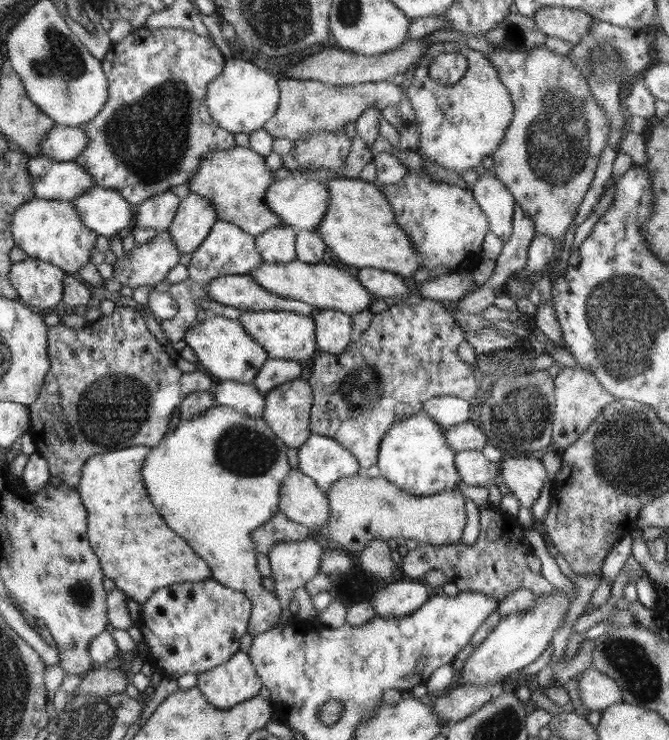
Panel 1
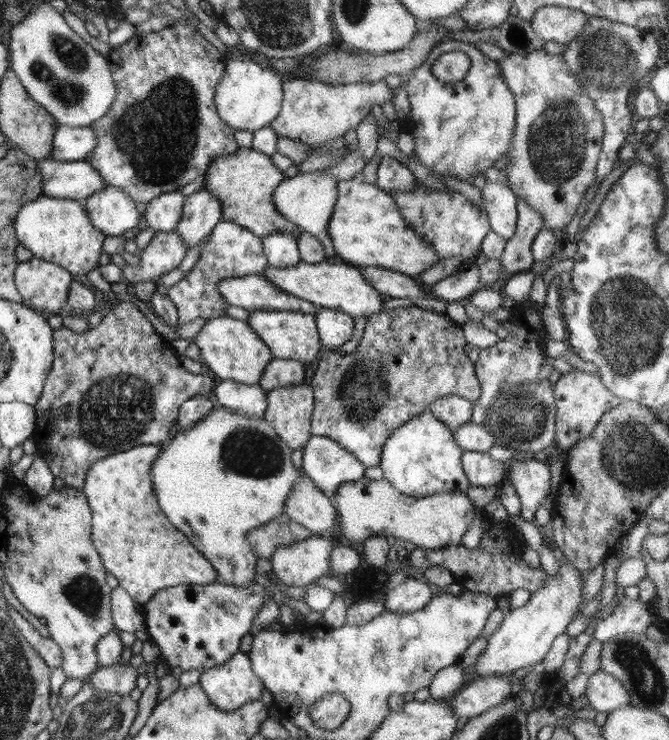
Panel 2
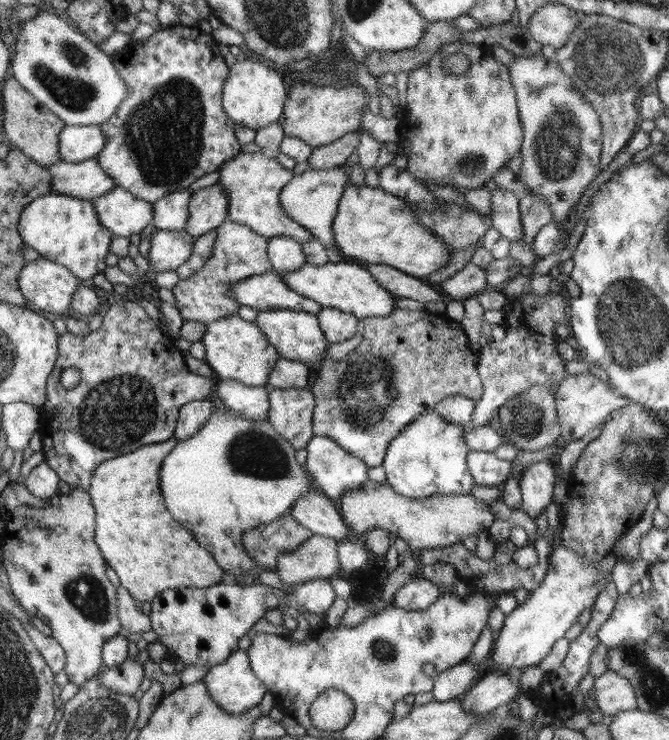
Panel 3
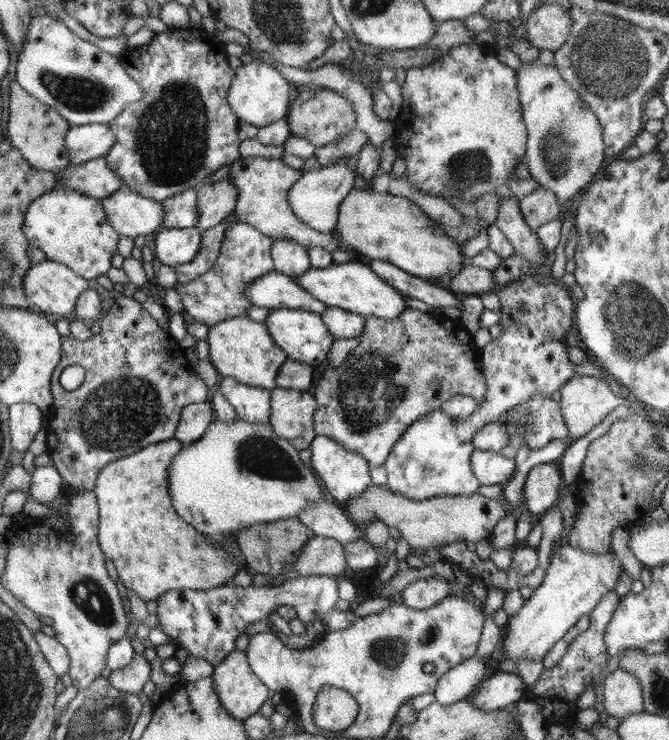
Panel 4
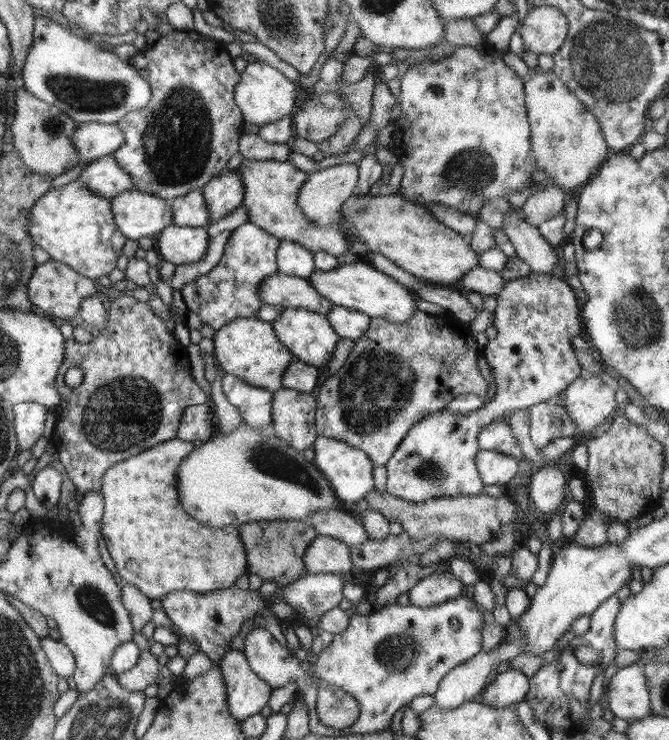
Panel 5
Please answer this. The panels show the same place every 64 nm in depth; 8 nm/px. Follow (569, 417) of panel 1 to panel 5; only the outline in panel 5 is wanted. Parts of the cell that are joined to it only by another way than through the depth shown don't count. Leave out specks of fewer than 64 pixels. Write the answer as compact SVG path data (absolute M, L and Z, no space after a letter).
M583 374L564 391L564 407L580 434L591 435L597 426L604 427L619 406L615 391L599 376Z

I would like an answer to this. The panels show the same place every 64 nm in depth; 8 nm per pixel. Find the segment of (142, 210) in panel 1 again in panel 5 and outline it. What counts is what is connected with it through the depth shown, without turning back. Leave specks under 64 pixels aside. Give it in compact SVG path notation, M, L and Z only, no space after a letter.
M202 189L190 190L184 196L168 200L173 213L174 226L204 227L211 220L208 203Z

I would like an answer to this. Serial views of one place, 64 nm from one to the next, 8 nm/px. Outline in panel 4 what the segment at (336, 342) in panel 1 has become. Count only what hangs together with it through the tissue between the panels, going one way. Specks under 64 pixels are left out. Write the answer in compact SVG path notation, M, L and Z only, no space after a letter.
M328 307L321 314L324 324L336 339L357 338L364 330L366 317L338 307Z

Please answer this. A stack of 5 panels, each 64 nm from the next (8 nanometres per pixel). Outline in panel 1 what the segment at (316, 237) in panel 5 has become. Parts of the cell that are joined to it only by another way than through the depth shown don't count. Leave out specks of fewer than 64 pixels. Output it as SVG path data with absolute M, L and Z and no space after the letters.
M236 146L231 150L207 153L198 172L188 180L190 193L196 193L214 203L218 221L230 222L255 237L274 226L284 224L268 203L264 201L266 190L274 182L274 172L266 166L266 160L250 148Z

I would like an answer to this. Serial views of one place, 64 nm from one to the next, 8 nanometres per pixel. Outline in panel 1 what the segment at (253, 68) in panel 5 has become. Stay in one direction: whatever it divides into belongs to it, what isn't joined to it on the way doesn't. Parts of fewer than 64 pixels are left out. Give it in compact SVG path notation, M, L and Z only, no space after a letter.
M231 58L209 87L207 106L215 122L226 131L251 133L261 130L278 111L279 79L267 69L260 69L251 60Z

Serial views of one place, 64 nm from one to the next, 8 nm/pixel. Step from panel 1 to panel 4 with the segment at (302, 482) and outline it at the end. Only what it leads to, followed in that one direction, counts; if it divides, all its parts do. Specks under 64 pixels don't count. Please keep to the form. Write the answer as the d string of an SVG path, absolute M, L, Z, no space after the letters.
M331 500L306 506L298 519L315 535L334 538L342 544L356 542L363 536L360 526L348 518L341 505Z

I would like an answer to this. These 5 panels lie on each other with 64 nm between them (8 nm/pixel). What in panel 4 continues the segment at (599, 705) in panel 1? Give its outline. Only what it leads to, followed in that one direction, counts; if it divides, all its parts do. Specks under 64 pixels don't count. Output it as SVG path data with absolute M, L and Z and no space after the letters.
M620 668L601 682L604 686L604 711L617 718L644 712L642 685L636 675Z

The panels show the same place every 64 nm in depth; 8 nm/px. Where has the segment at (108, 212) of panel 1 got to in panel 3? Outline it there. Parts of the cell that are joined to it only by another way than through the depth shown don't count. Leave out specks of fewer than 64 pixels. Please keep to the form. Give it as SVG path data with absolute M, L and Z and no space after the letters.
M114 187L110 192L92 199L98 214L100 223L108 230L112 231L113 236L130 237L132 234L143 234L153 231L154 205L144 199L136 198L130 191L122 187Z

